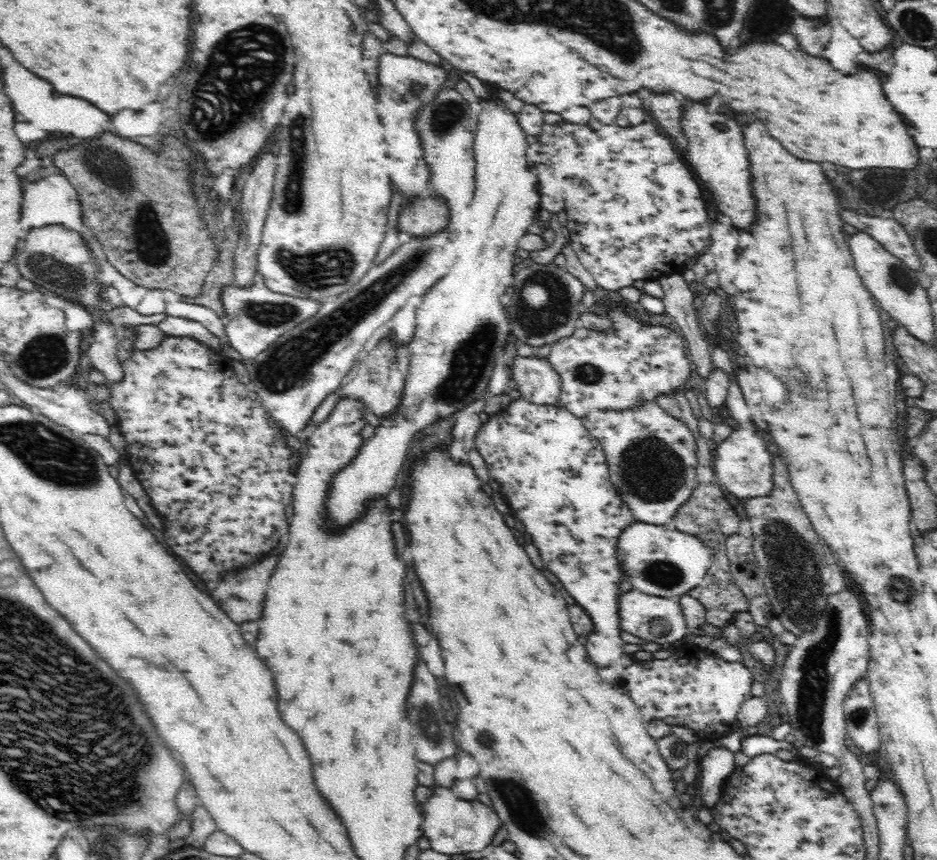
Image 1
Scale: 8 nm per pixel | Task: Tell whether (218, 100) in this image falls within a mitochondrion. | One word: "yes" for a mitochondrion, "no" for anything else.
yes

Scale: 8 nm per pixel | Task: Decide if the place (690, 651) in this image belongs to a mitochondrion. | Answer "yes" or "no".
no

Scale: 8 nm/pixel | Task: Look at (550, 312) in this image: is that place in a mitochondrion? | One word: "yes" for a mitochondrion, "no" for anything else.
yes

